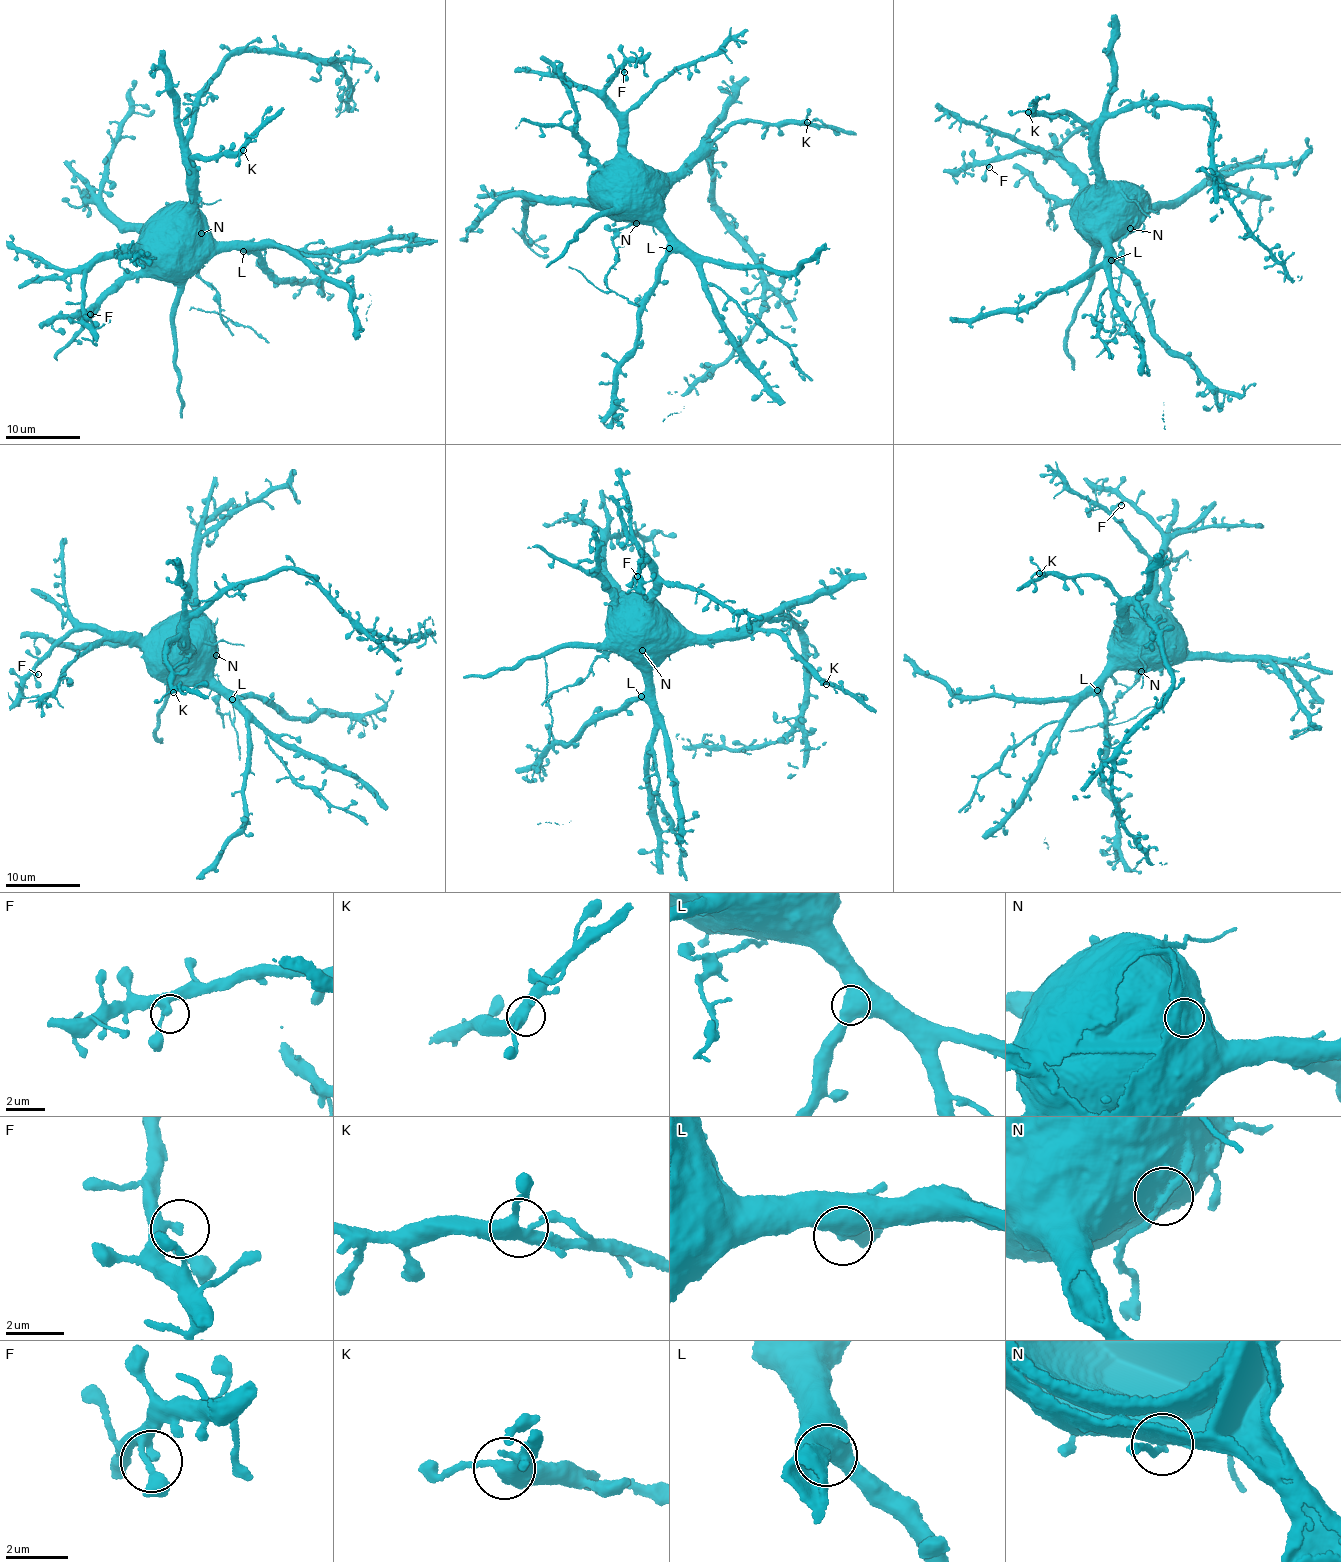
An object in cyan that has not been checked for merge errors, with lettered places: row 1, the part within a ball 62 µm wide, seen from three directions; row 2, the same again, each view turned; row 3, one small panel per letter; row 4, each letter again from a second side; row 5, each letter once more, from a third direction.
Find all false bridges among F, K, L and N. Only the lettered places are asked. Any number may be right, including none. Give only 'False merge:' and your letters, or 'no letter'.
False merge: N

